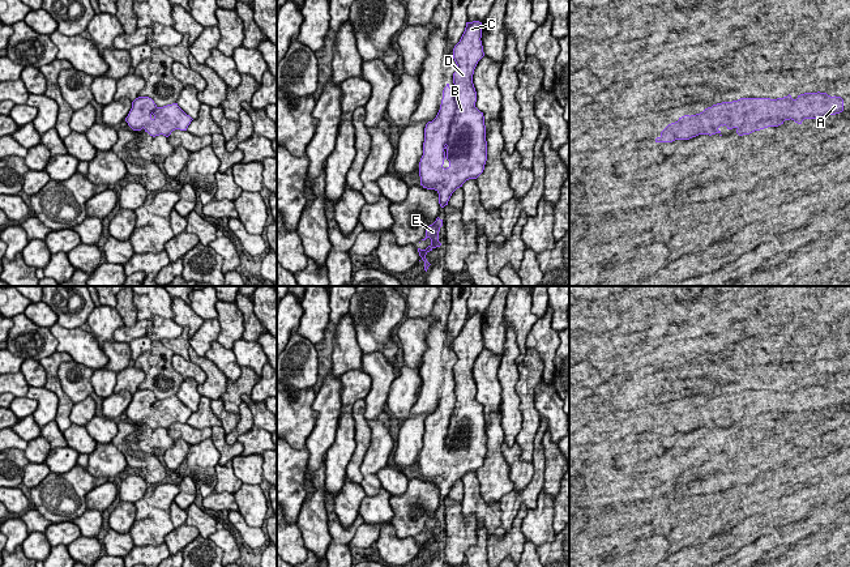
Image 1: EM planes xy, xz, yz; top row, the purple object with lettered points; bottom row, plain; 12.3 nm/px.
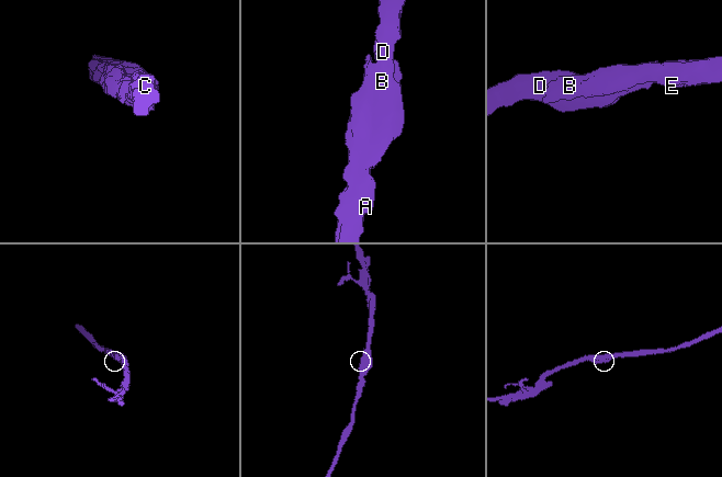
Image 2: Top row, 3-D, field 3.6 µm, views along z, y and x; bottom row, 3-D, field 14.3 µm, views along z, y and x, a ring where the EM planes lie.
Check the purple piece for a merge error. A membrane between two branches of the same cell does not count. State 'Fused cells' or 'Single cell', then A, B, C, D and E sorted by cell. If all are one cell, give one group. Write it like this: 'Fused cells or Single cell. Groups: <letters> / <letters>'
Single cell. Groups: A B C D E

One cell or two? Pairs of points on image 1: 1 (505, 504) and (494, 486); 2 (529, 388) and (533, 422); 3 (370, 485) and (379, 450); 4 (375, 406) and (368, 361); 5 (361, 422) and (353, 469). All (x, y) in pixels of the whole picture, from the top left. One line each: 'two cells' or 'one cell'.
1: two cells
2: one cell
3: one cell
4: one cell
5: one cell

